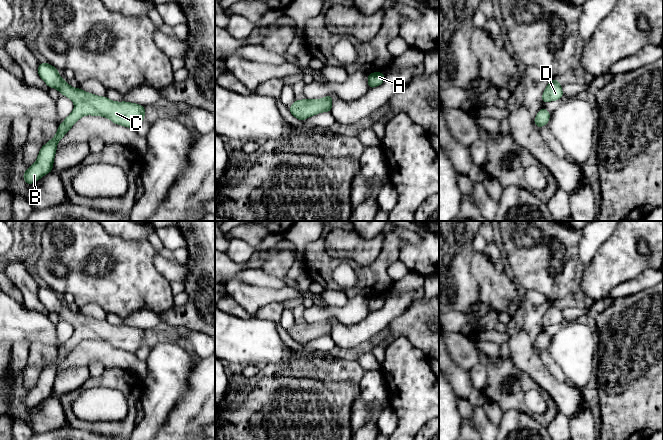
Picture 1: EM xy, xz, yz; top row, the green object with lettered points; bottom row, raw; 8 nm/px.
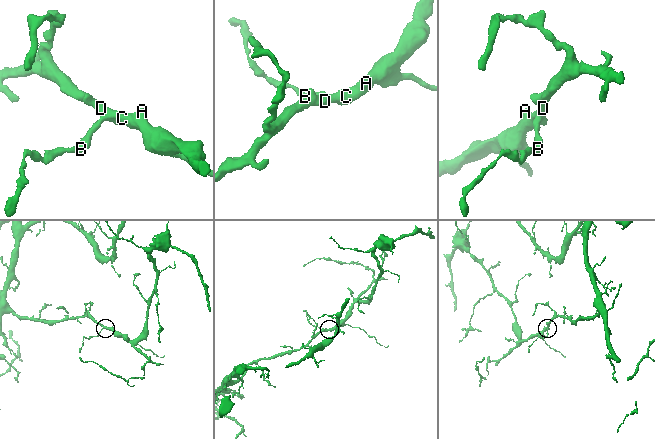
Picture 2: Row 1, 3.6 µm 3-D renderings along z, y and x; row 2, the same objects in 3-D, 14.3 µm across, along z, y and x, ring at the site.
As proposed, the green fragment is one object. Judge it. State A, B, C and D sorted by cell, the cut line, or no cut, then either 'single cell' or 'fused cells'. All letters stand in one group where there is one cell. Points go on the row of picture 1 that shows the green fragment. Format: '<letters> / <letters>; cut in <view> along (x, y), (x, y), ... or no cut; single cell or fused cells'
A B C D; no cut; single cell

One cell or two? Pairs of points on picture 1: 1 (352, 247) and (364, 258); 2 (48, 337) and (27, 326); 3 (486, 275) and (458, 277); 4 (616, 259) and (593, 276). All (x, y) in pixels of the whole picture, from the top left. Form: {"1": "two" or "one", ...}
{"1": "one", "2": "one", "3": "two", "4": "one"}

